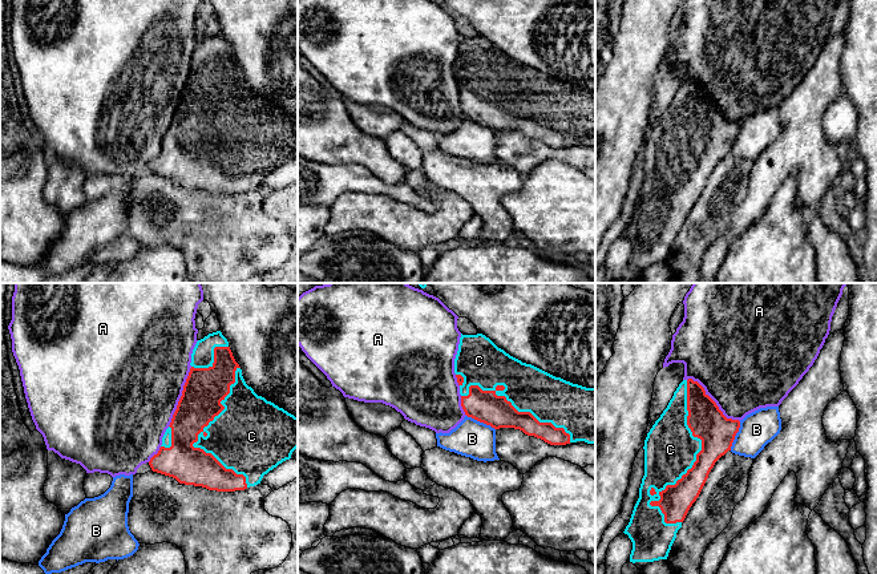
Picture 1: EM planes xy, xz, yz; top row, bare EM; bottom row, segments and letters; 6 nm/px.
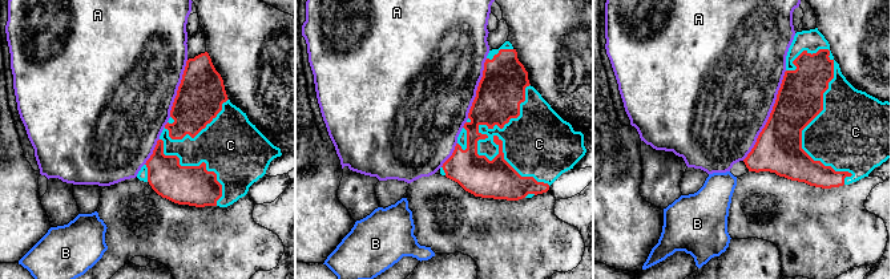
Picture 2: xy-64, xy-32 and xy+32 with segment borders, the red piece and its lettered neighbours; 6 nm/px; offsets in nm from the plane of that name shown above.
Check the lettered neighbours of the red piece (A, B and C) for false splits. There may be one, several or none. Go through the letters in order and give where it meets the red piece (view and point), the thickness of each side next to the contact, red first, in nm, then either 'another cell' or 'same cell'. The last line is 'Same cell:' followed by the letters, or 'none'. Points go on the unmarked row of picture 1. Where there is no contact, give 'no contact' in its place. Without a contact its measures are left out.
A: contact yz (714, 104); calibres 220 and 500 nm; another cell
B: contact xz (481, 124); calibres 190 and 220 nm; another cell
C: contact yz (696, 161); calibres 220 and 320 nm; same cell
Same cell: C

